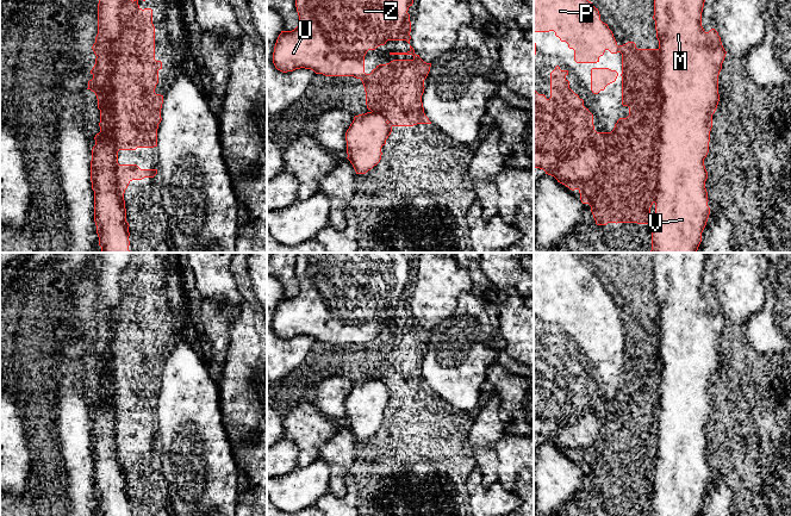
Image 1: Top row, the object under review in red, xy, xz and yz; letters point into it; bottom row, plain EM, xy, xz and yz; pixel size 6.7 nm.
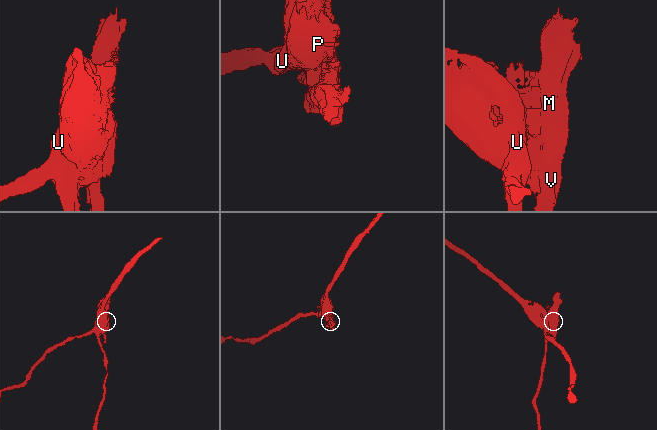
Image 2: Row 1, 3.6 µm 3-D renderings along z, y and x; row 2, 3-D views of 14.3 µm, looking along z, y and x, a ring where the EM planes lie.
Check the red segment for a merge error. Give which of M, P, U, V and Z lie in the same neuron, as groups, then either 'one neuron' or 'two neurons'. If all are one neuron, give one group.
M V / P U Z | two neurons

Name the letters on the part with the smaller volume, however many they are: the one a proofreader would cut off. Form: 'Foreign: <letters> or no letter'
Foreign: M, V

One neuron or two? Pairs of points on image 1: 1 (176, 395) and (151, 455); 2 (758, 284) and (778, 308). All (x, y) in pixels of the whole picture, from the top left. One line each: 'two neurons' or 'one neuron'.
1: two neurons
2: two neurons

